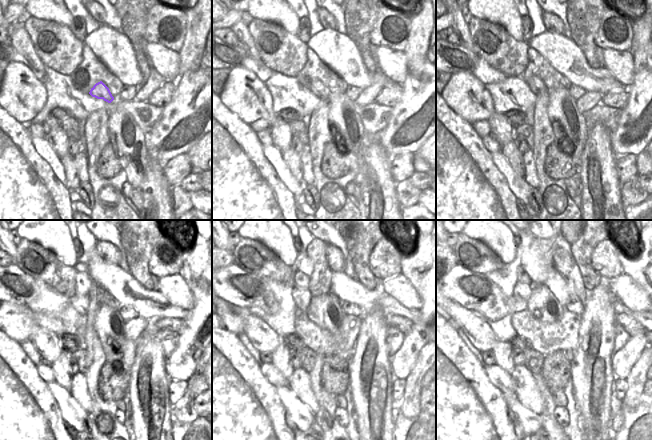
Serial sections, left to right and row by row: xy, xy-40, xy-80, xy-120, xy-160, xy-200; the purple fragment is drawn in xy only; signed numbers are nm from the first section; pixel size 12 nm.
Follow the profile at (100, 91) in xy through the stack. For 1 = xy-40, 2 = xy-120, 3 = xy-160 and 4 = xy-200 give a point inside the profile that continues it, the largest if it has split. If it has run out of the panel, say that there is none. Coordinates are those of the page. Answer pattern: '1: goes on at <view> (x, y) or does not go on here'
1: goes on at xy-40 (317, 88)
2: goes on at xy-120 (82, 304)
3: goes on at xy-160 (302, 297)
4: goes on at xy-200 (521, 290)

